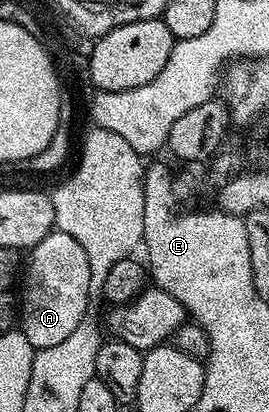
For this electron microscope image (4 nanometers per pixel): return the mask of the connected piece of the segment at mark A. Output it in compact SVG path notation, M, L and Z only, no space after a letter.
M53 229L46 237L42 237L42 241L38 241L36 246L27 252L27 255L28 268L26 268L25 271L23 268L22 290L18 295L18 329L25 335L30 345L35 349L43 349L50 345L59 345L61 341L66 341L66 337L70 337L70 333L74 333L74 329L78 329L79 322L81 321L83 314L86 312L87 293L89 292L90 280L90 262L87 260L85 250L82 249L82 246L78 245L78 242L74 241L69 233L57 229Z

